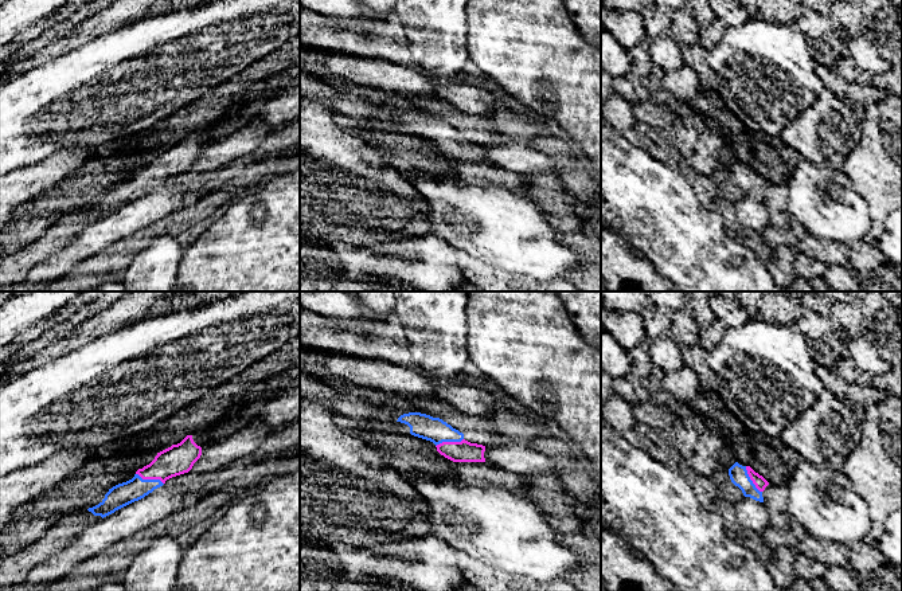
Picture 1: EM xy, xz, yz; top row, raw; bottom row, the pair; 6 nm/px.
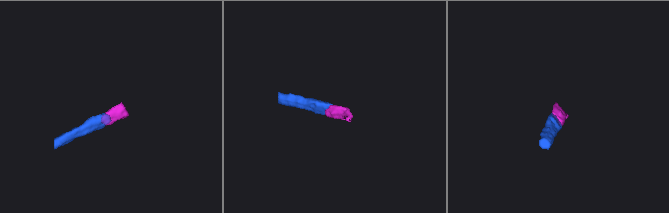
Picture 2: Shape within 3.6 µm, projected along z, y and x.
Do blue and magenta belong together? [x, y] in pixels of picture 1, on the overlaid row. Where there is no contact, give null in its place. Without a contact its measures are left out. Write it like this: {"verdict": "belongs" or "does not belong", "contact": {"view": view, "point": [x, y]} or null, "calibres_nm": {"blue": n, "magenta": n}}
{"verdict": "belongs", "contact": {"view": "xy", "point": [149, 480]}, "calibres_nm": {"blue": 140, "magenta": 180}}

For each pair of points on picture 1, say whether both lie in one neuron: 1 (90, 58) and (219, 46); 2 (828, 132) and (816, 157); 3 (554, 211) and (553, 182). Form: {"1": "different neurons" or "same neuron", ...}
{"1": "same neuron", "2": "same neuron", "3": "same neuron"}

